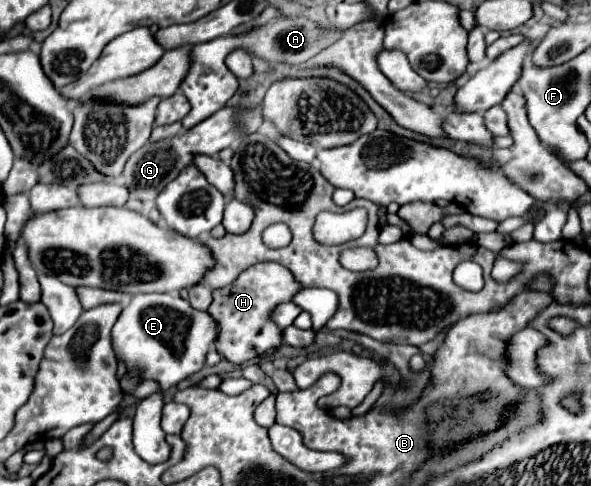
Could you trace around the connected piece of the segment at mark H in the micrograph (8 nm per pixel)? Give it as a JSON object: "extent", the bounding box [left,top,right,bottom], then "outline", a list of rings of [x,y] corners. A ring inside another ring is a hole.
{"extent":[208,262,302,364],"outline":[[[264,262],[250,266],[230,286],[214,290],[214,302],[210,304],[208,312],[220,324],[216,350],[226,360],[234,364],[242,364],[270,348],[278,348],[282,344],[282,330],[274,322],[270,322],[270,312],[276,304],[288,302],[292,294],[296,294],[300,288],[302,286],[294,282],[290,270],[274,262]]]}

